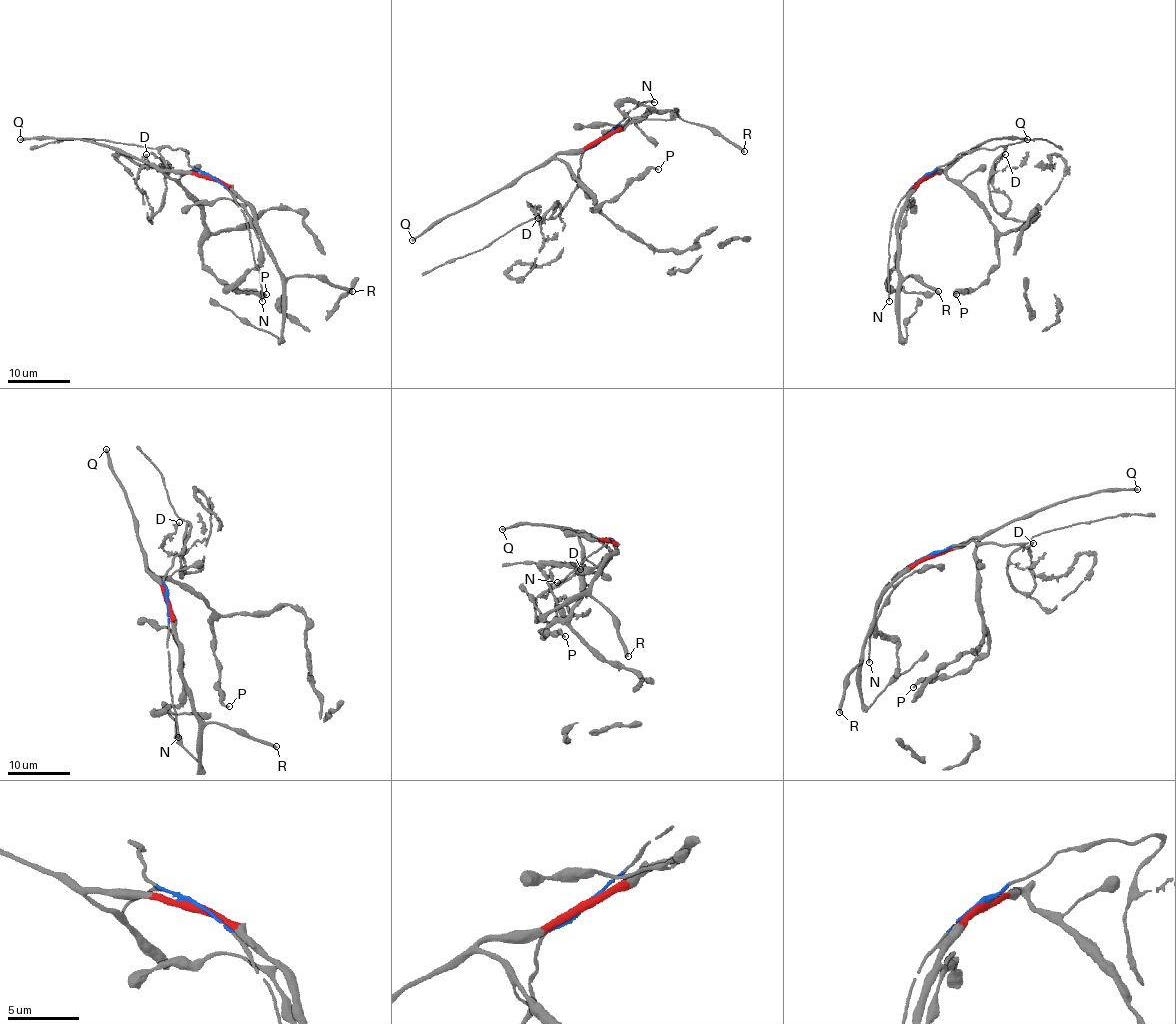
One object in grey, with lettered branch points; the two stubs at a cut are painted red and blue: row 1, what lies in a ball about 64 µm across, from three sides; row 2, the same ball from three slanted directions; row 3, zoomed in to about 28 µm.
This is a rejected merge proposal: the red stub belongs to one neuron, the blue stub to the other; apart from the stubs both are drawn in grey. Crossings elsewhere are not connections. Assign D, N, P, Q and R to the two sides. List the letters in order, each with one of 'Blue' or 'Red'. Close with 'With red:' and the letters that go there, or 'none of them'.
D: Blue
N: Blue
P: Red
Q: Red
R: Red
With red: P, Q, R

